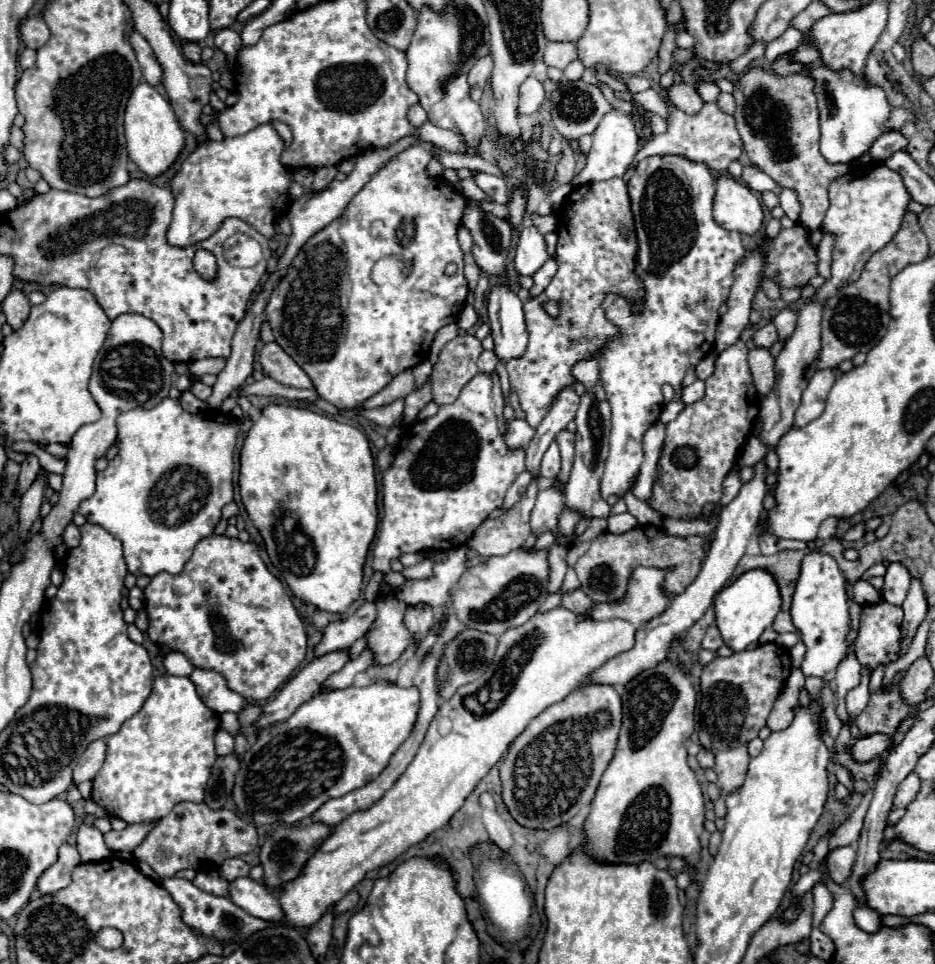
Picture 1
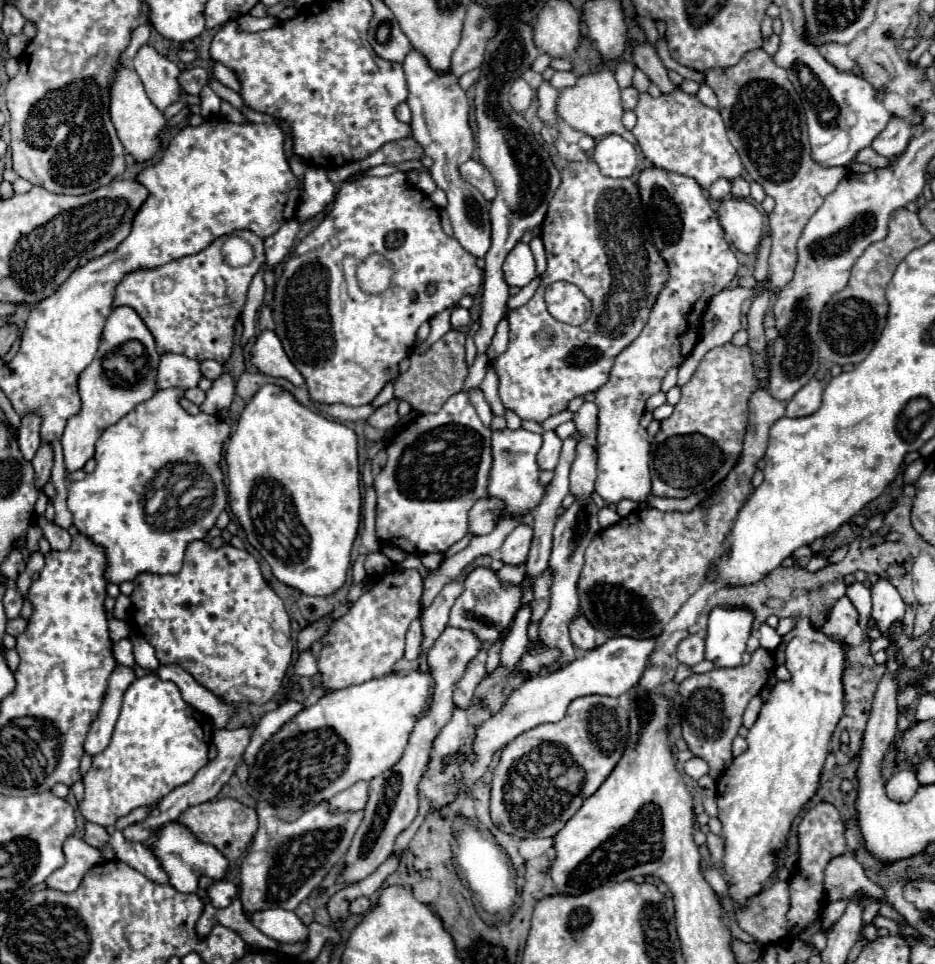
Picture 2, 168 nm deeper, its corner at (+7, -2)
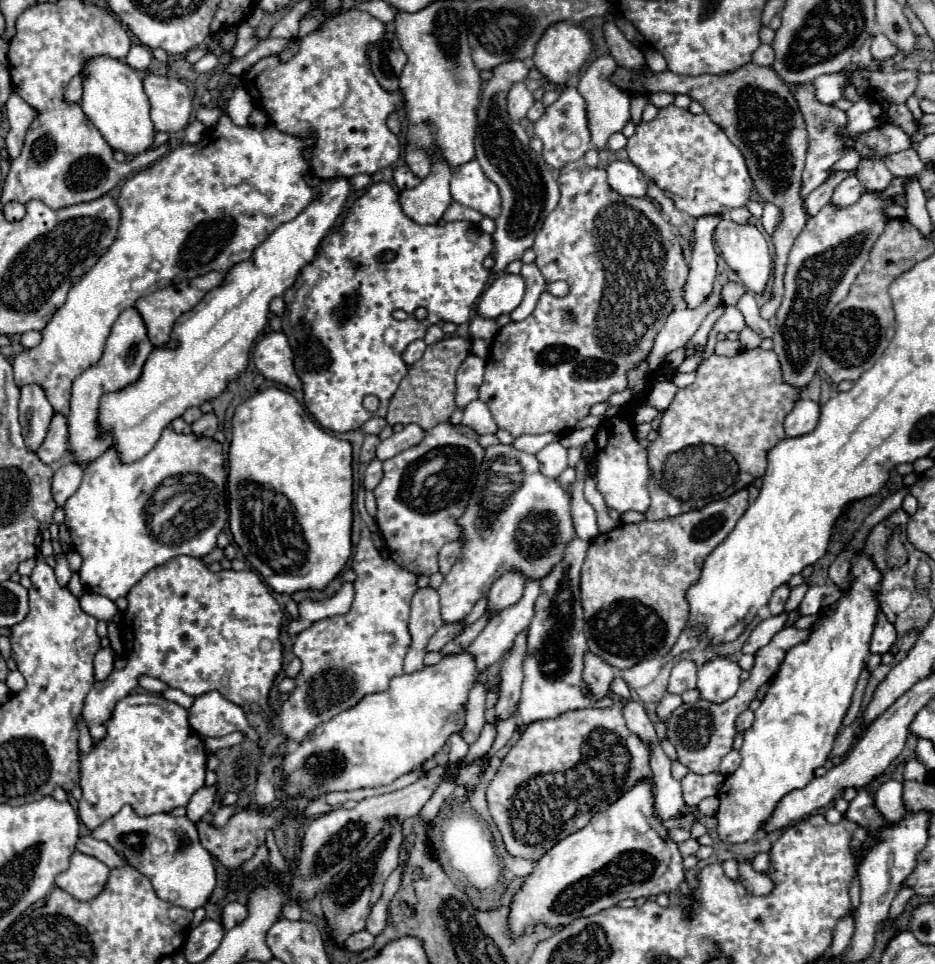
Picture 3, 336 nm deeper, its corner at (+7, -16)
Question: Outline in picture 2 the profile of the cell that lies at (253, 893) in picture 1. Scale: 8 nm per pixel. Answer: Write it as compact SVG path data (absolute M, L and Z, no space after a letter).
M256 910L248 914L250 922L268 938L276 942L306 942L308 928L290 910Z

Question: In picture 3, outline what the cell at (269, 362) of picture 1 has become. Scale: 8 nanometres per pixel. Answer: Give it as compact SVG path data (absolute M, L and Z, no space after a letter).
M268 332L254 348L254 364L264 378L280 382L292 390L302 390L294 370L294 352L284 332Z

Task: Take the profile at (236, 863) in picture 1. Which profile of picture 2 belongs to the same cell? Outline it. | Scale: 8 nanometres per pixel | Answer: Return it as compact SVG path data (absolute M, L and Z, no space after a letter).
M170 822L166 826L160 828L162 830L162 838L156 842L156 856L162 862L166 874L170 876L170 884L180 890L180 892L196 892L198 890L198 876L208 876L214 880L222 880L228 876L230 872L230 860L224 858L214 846L204 846L202 842L196 842L196 838L192 838L192 834L176 824Z

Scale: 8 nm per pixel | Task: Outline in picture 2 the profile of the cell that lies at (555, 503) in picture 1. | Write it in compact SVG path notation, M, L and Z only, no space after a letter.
M522 522L520 526L516 526L504 540L500 552L502 552L502 562L504 564L522 564L528 556L530 544L534 538L534 530L532 524Z

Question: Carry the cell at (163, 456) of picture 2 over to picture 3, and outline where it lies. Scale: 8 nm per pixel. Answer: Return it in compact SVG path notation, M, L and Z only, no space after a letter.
M166 428L160 436L160 440L156 442L156 446L140 460L132 462L132 464L120 464L118 454L114 450L104 452L100 458L96 458L94 462L90 462L84 468L84 476L82 476L82 484L80 488L66 500L64 504L64 524L70 530L70 538L74 544L74 550L82 556L82 568L80 568L80 582L84 586L86 592L92 594L100 594L100 596L108 596L110 600L118 600L120 596L126 596L128 590L138 584L142 580L142 576L146 572L150 572L152 568L168 562L172 556L194 556L194 558L204 558L208 552L212 552L212 548L216 546L216 536L220 534L220 530L225 527L228 522L228 508L226 508L226 496L224 496L224 484L227 480L227 471L225 469L224 452L222 452L222 444L210 440L210 438L196 438L192 434L184 436L184 434L176 434L172 432L172 428Z

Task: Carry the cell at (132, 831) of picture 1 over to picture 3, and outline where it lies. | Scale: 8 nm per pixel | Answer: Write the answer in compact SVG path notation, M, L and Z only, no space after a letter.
M200 788L200 792L196 792L196 796L192 796L192 800L188 802L188 818L192 822L200 822L200 818L212 808L214 804L214 796L216 796L216 790L214 788Z

